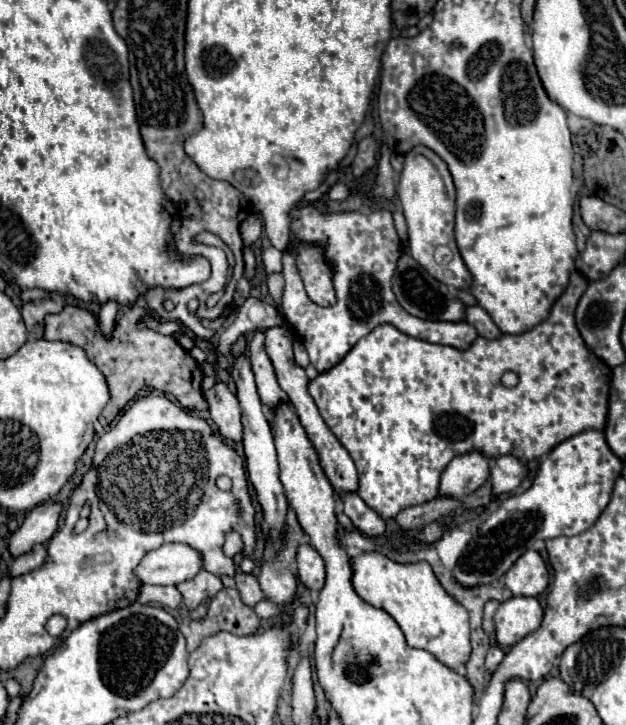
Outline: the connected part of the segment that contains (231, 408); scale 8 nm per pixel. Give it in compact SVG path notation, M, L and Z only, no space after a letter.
M218 382L214 388L204 392L204 396L210 406L210 418L218 426L220 434L232 442L242 442L242 410L228 386Z

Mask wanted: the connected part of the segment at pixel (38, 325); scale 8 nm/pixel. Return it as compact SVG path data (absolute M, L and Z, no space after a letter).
M40 300L40 302L26 302L22 306L22 318L26 324L26 330L32 338L40 340L44 336L44 316L50 312L60 312L64 308L62 300Z

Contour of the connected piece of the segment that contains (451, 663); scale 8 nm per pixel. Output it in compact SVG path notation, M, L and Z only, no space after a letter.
M368 552L352 560L352 570L352 582L358 596L368 604L386 610L402 628L408 646L428 650L452 670L458 670L468 662L472 650L468 612L444 592L430 564L396 564L378 552Z

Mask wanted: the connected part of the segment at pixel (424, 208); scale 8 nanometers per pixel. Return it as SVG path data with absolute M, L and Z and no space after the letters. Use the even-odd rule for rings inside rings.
M416 146L412 152L406 154L404 170L400 176L400 184L396 188L406 222L408 222L408 240L410 240L410 252L420 266L426 268L430 276L440 280L446 286L452 286L456 290L468 290L472 286L472 276L460 258L460 252L454 242L454 182L448 172L448 166L440 156L436 156L426 146ZM438 246L452 248L454 256L448 264L438 264L434 260L434 250Z

